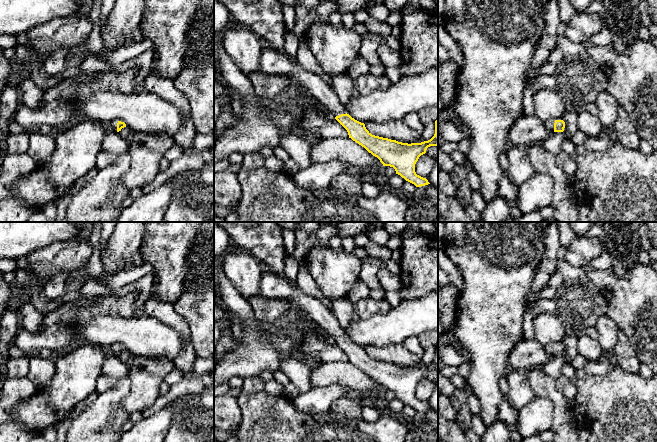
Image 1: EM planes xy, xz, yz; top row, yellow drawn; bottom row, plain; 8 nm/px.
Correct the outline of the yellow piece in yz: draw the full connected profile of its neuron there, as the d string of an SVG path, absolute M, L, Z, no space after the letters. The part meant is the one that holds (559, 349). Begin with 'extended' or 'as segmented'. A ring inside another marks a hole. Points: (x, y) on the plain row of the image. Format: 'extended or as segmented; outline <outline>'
extended; outline M550 344L544 346L543 349L551 356L563 356L565 352L565 346L563 344Z

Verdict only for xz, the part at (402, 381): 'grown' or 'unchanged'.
grown

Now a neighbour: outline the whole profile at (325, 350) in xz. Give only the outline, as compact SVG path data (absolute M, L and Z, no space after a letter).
M302 329L301 352L322 363L349 361L347 354L335 341L321 337L310 329Z

